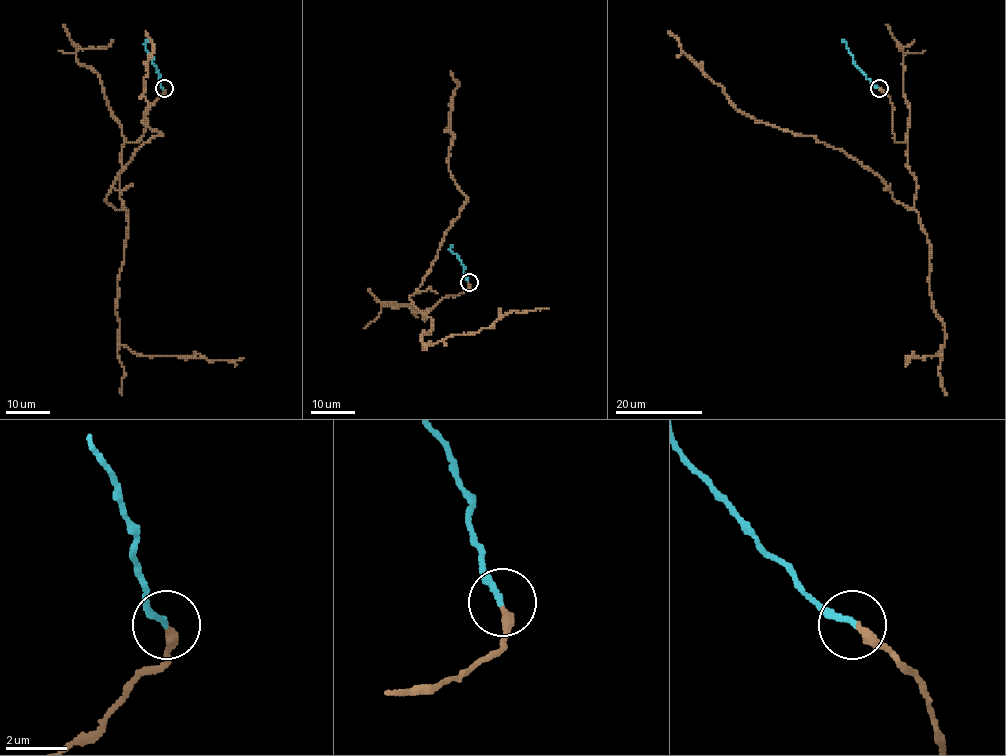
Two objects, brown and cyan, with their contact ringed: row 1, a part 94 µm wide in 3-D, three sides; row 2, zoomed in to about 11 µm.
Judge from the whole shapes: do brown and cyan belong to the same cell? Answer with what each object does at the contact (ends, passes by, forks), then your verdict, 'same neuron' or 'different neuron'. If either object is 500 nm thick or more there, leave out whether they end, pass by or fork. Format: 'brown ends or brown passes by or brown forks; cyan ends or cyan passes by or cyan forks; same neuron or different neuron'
brown ends; cyan ends; same neuron

